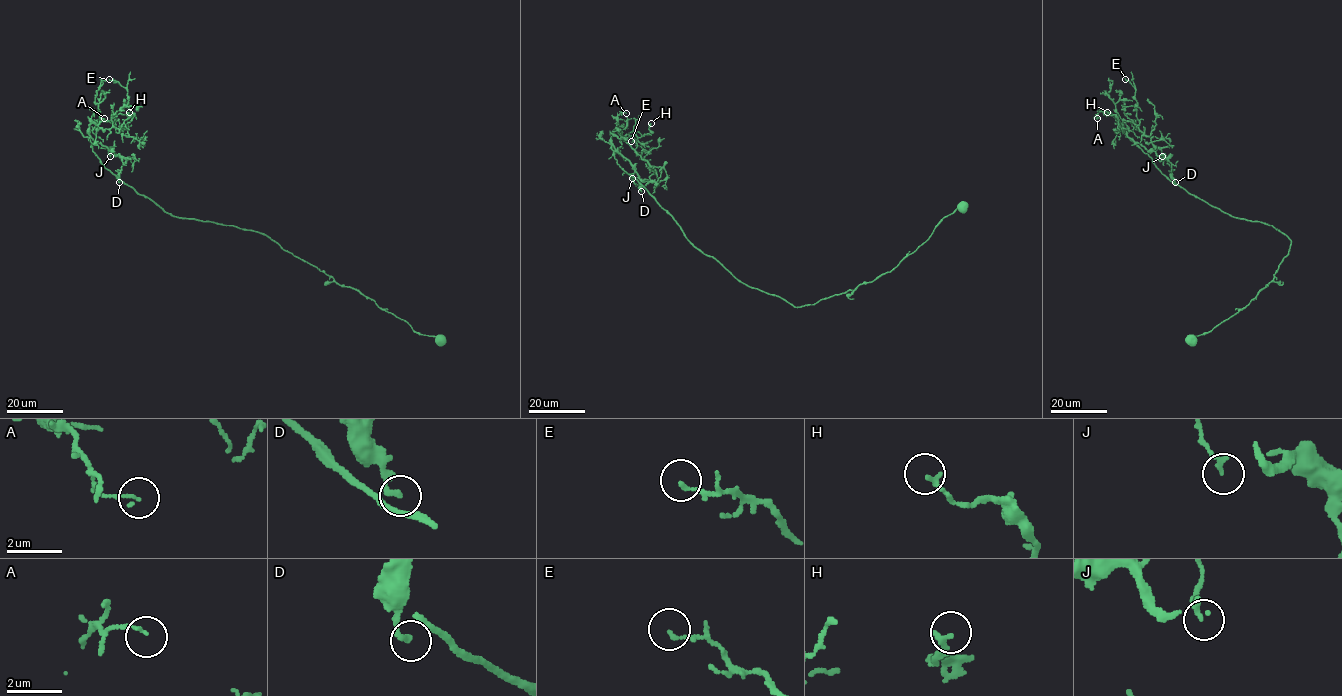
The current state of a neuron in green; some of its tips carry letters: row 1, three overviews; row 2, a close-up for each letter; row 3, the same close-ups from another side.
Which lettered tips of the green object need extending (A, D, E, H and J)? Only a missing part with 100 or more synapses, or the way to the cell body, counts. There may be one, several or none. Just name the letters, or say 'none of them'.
none of them

